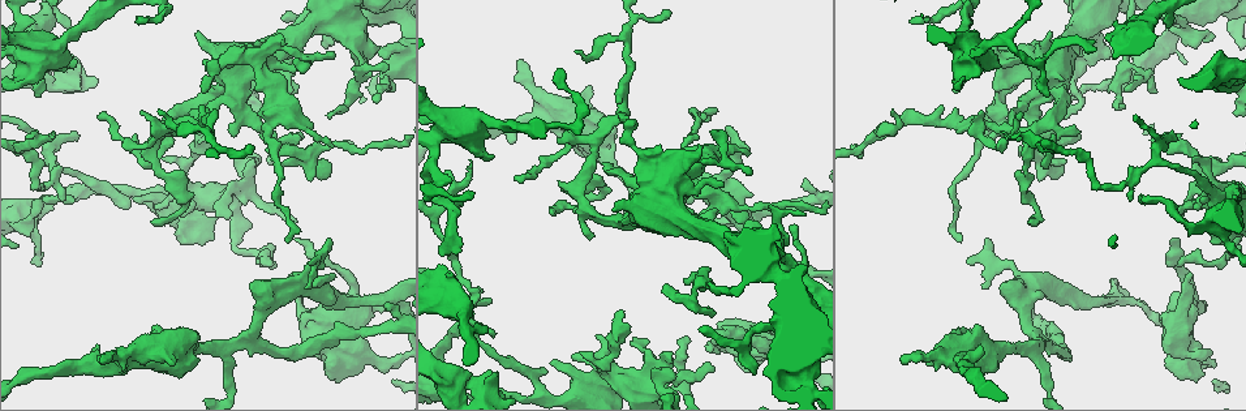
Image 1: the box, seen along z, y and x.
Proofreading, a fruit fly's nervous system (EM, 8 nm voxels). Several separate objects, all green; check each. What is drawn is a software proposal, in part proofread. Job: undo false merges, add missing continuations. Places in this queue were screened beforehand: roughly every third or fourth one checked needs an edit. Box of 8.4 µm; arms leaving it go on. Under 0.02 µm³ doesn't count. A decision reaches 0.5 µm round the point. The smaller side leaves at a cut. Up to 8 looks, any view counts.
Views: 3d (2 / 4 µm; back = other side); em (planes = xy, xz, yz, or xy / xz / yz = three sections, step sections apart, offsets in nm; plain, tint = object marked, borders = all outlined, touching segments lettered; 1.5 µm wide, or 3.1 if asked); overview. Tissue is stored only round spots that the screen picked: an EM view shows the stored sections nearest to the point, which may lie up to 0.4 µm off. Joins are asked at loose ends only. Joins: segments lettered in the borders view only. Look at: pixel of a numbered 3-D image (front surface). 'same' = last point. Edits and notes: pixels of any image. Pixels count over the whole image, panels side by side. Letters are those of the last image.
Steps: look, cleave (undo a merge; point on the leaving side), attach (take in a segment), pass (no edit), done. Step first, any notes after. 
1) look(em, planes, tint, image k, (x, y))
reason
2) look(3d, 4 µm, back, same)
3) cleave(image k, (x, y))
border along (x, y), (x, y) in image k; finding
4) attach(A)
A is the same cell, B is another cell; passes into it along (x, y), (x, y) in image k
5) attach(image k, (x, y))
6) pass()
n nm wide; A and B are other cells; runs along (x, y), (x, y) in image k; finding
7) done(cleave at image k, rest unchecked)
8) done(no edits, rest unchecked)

look(3d, 4 µm, back, image 1, (387, 300))

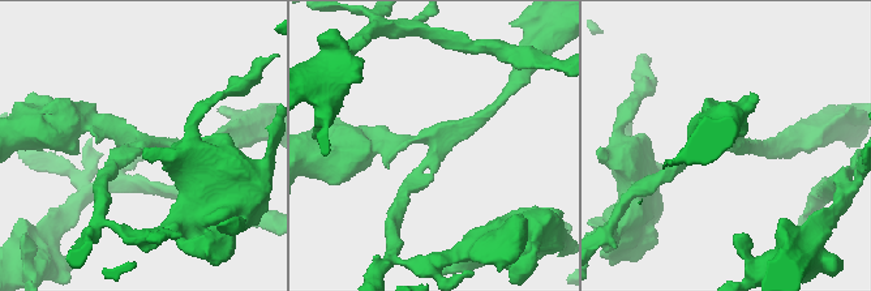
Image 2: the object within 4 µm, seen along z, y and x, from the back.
look(em, planes, borders, image 2, (441, 141))
shape alone is not enough

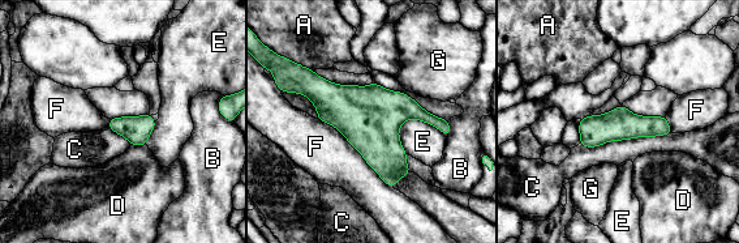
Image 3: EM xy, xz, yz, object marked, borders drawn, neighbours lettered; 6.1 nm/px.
pass()
200 nm wide; A, B, C, D, E, F and G are other cells; runs along (581, 126), (658, 126), (667, 131) in image 3; continuous, no second neuron

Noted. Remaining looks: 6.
look(em, planes, tint, image 1, (596, 142))
three-way junction

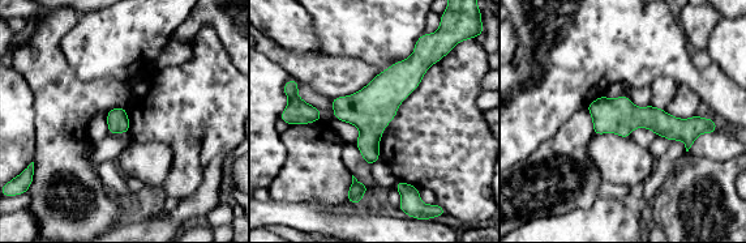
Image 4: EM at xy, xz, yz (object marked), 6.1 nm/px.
look(em, planes, borders, same)

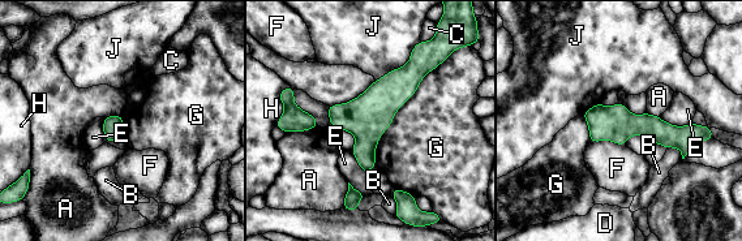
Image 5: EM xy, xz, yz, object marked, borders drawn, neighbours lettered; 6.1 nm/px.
pass()
A, B, C, D, E, F, G, H and J are other cells; all the same neuron

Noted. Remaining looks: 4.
look(em, planes, tint, image 1, (628, 44))
a fork

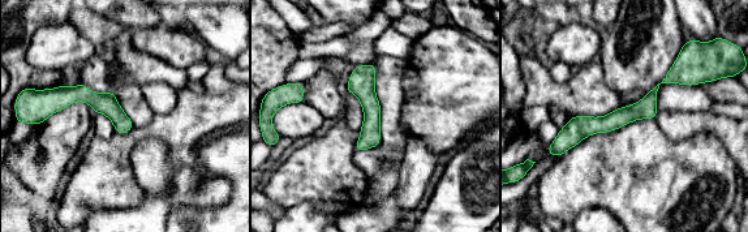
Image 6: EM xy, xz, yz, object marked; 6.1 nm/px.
look(em, planes, borders, same)

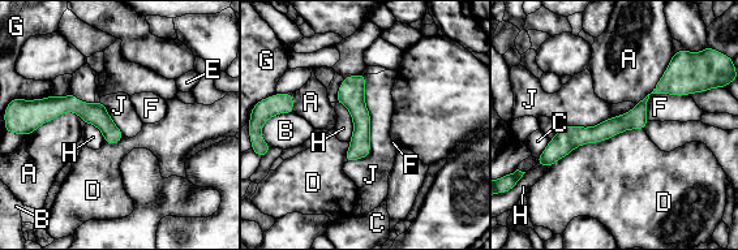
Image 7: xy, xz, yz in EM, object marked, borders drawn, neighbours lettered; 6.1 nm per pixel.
pass()
110 nm wide; A, B, C, D, E, F, G, H and J are other cells; border along (364, 74), (369, 152), (347, 163) in image 7; one neuron here

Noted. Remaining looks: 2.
done(no edits, rest unchecked)

